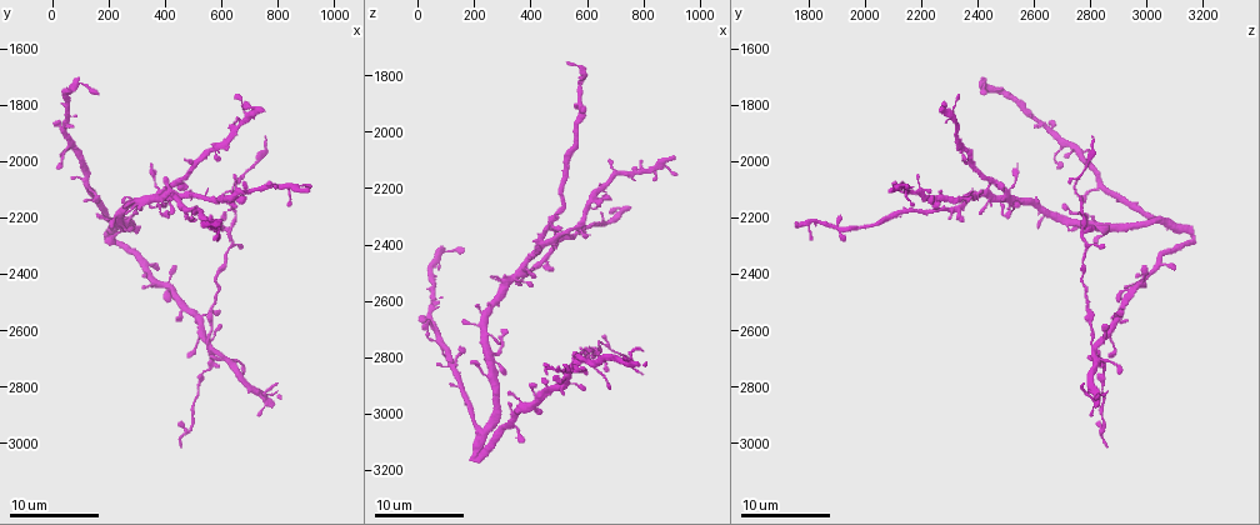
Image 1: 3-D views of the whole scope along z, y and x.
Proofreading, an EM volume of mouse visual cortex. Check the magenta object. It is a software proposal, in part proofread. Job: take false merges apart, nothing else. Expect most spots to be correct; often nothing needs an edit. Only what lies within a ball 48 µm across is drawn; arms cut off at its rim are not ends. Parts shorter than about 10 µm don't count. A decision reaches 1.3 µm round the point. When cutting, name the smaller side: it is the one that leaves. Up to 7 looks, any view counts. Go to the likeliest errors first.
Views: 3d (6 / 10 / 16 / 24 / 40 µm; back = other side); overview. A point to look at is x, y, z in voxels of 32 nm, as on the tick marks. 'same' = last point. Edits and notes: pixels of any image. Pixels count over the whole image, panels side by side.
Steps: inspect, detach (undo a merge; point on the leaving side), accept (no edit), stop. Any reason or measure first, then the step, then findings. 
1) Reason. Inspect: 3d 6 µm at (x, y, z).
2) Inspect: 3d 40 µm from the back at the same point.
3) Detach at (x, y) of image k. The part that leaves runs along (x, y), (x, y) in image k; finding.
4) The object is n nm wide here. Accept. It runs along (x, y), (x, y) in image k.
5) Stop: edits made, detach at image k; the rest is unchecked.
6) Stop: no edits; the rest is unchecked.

Thick turns thin. Inspect: 3d 10 µm at (640, 2170, 2780).

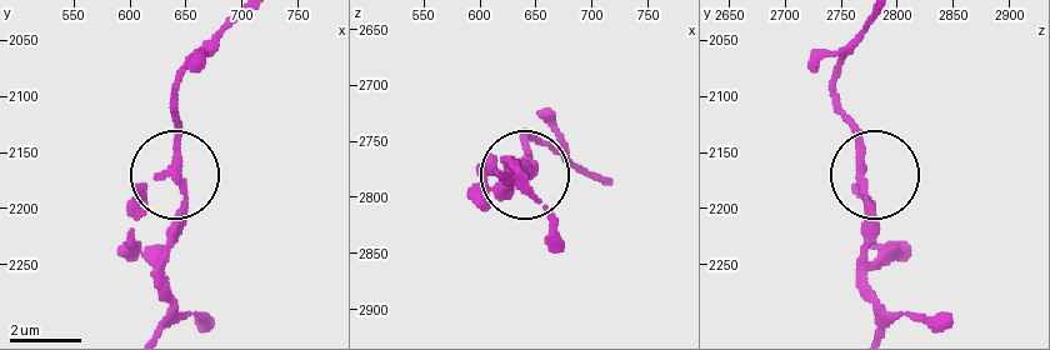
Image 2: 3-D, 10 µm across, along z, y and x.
3 arms meet here. Accept. Continuous, no second neuron.

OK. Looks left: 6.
Four-way junction. Inspect: 3d 6 µm at (420, 2090, 2460).

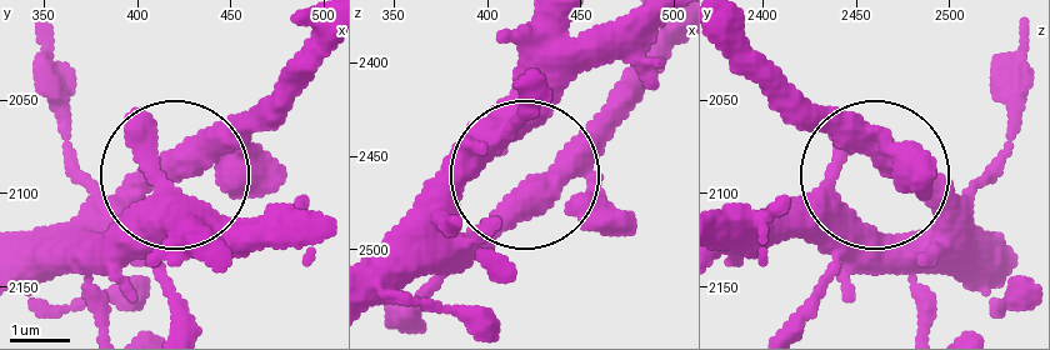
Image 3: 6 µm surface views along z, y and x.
Inspect: 3d 6 µm from the back at (424, 2080, 2466).

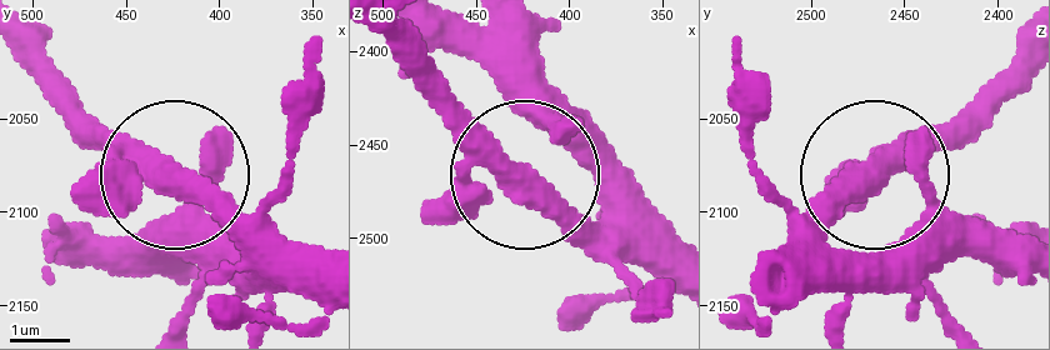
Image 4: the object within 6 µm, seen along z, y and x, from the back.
Accept. Continuous, no second neuron.

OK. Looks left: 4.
Thick turns thin. Inspect: 3d 10 µm at (640, 2130, 2220).

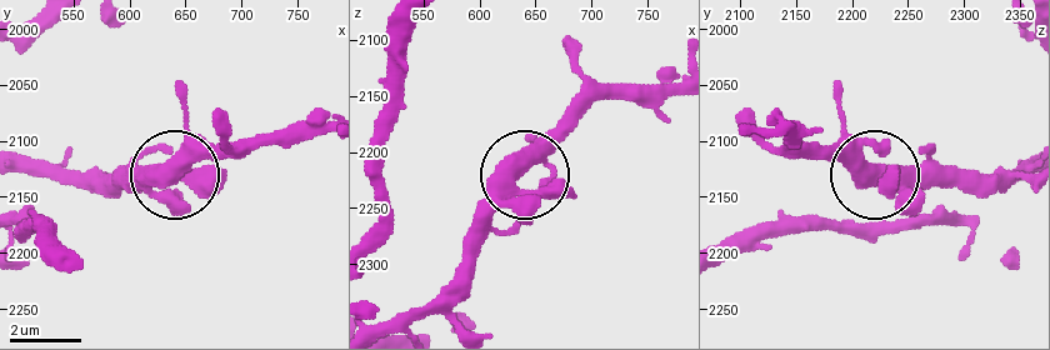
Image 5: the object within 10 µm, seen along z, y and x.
Accept. It runs along (404, 325), (458, 271), (484, 208), (580, 113) in image 5; one neuron here.

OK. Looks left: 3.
Calibre changes. Inspect: 3d 16 µm at (590, 1940, 2340).

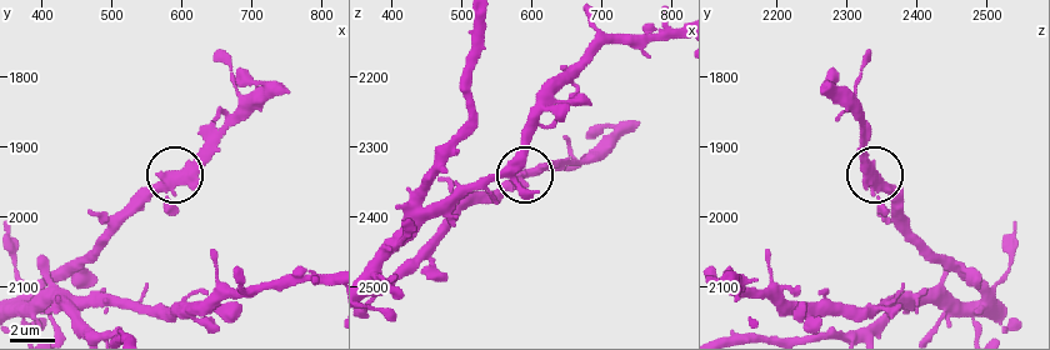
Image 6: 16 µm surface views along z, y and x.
The object is 390 nm wide here. Accept. Continuous, no second neuron.

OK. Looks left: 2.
Stop: no edits; the rest is unchecked.

